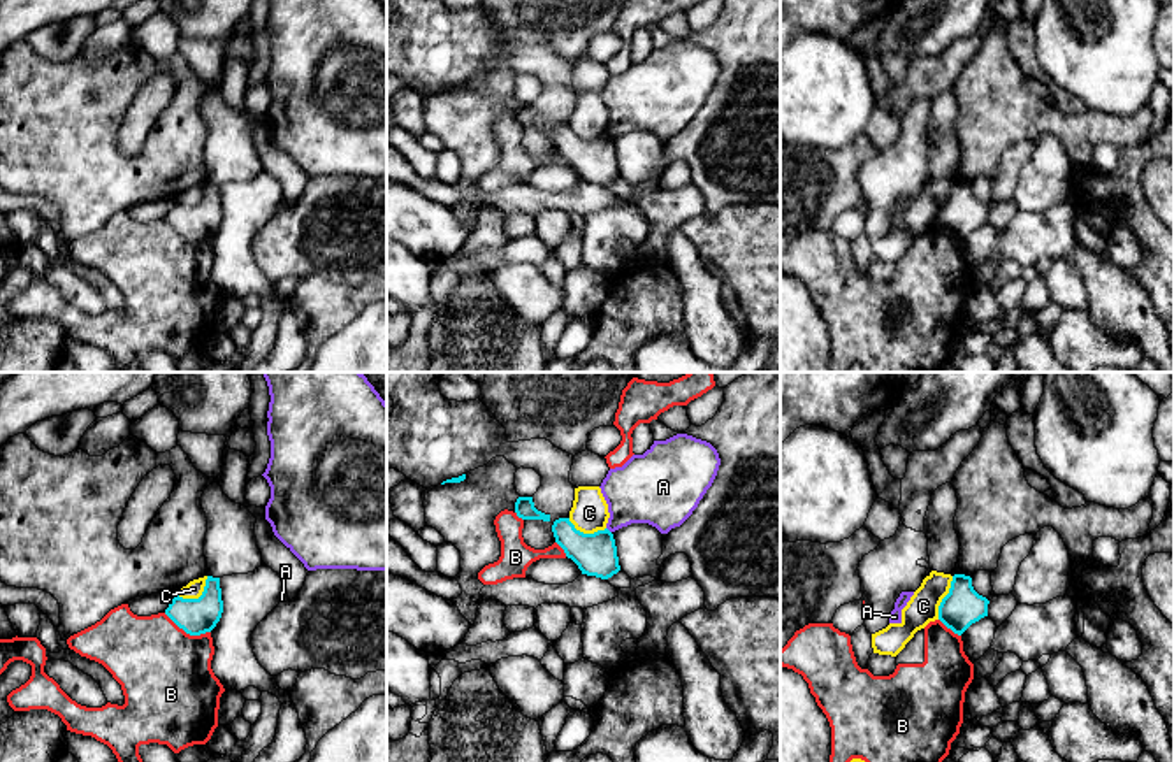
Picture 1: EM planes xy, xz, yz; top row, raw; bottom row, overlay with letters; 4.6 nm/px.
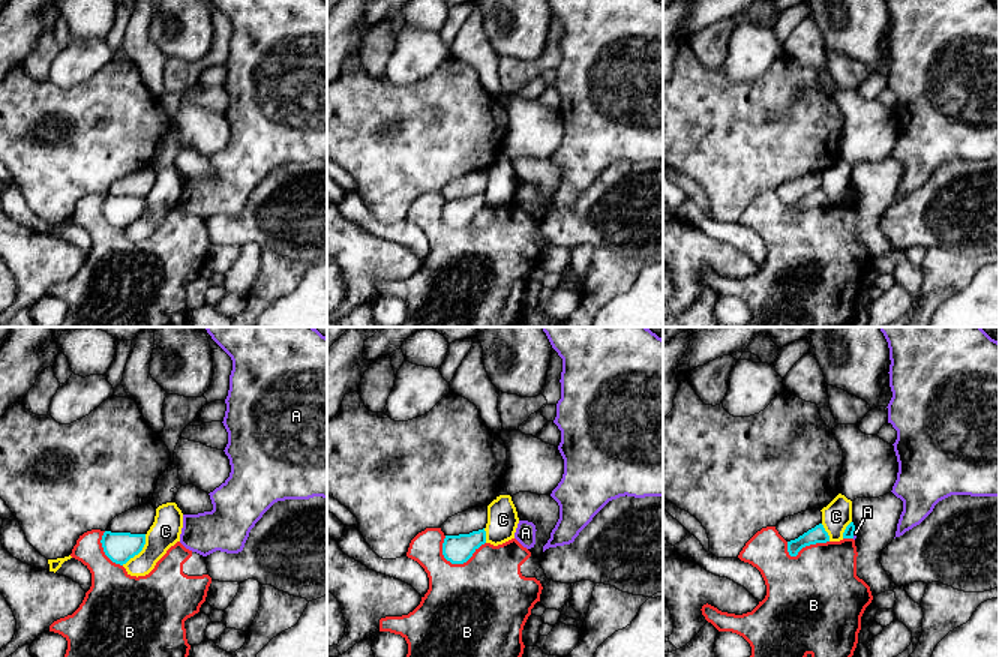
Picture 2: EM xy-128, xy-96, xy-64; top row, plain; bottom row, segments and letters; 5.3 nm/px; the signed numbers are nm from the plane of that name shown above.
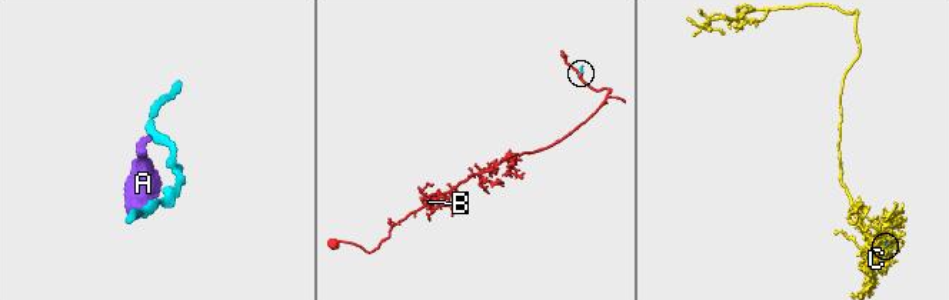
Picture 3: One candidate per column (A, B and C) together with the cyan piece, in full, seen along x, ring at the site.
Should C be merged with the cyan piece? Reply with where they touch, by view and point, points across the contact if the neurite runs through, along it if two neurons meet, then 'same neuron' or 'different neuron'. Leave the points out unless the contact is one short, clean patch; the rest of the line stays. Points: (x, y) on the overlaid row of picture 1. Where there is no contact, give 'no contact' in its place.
yz (944, 597) | different neuron

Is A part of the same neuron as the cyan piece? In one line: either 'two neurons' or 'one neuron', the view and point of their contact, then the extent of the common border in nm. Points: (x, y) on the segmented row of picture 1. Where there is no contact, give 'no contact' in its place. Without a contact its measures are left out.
two neurons | xz (608, 531) | 40 nm

